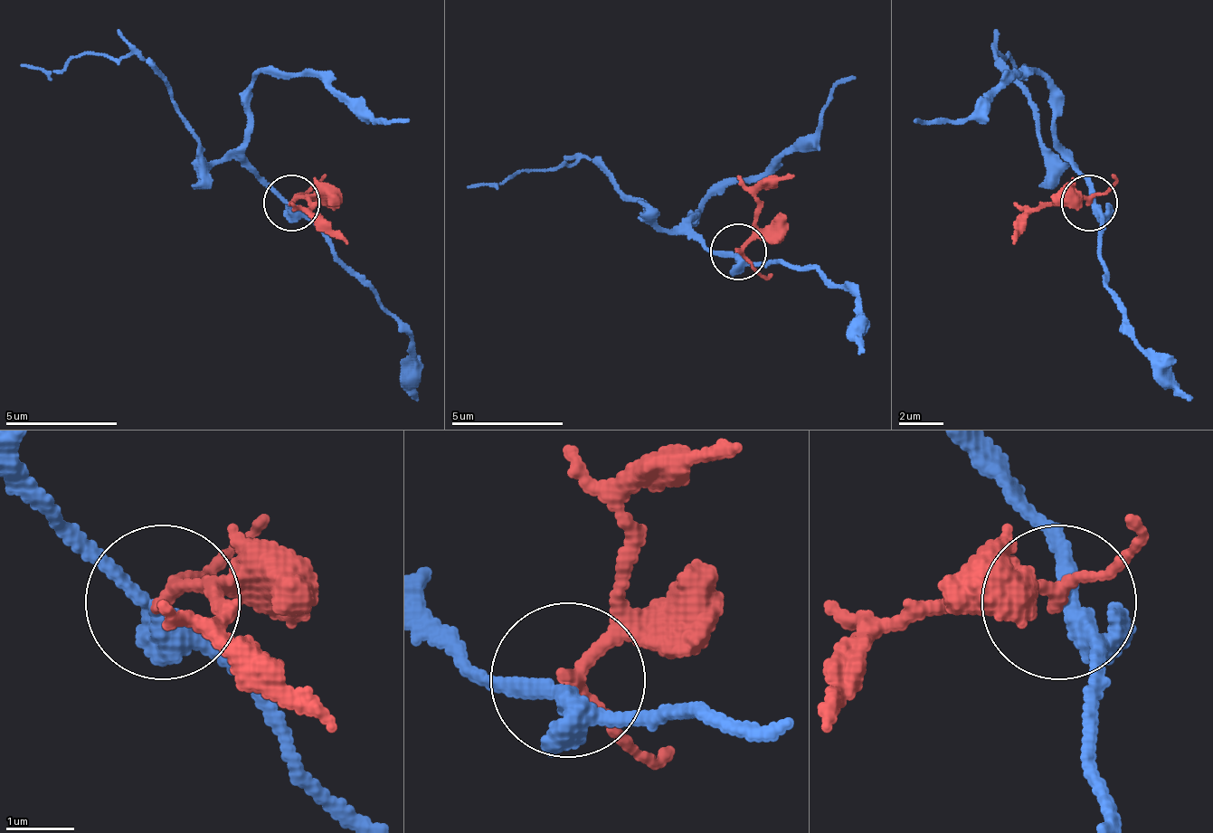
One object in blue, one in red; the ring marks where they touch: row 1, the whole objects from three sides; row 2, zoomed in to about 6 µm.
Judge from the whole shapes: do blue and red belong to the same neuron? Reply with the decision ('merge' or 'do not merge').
do not merge

